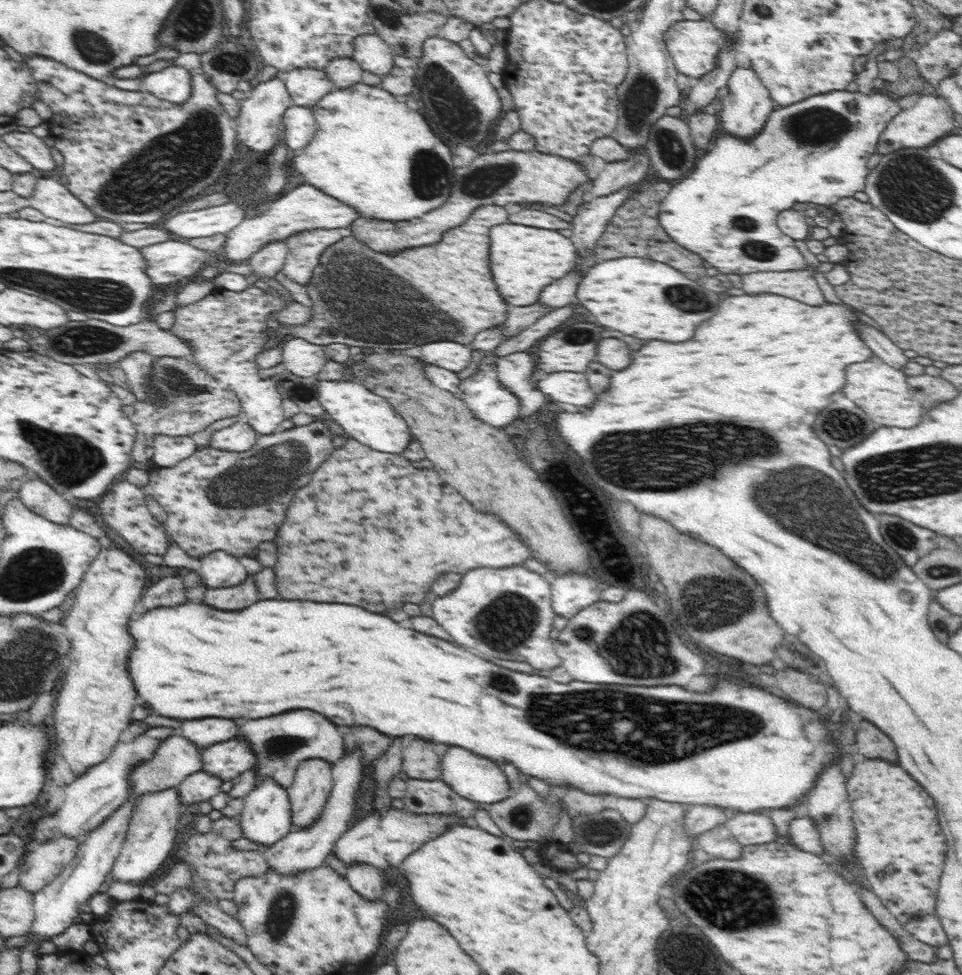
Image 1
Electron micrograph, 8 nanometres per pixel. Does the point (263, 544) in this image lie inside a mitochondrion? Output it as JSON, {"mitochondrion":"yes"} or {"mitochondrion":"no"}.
{"mitochondrion":"no"}

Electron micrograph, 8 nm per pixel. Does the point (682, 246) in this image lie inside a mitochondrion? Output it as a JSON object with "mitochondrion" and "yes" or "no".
{"mitochondrion":"no"}

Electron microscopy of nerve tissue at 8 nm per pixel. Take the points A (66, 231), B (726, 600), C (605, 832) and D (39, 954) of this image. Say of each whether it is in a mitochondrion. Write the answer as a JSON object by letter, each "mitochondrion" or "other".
{"A":"other","B":"mitochondrion","C":"mitochondrion","D":"other"}

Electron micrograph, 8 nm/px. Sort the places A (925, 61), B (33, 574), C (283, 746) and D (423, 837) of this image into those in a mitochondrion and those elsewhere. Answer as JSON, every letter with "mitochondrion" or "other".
{"A":"other","B":"mitochondrion","C":"mitochondrion","D":"other"}

